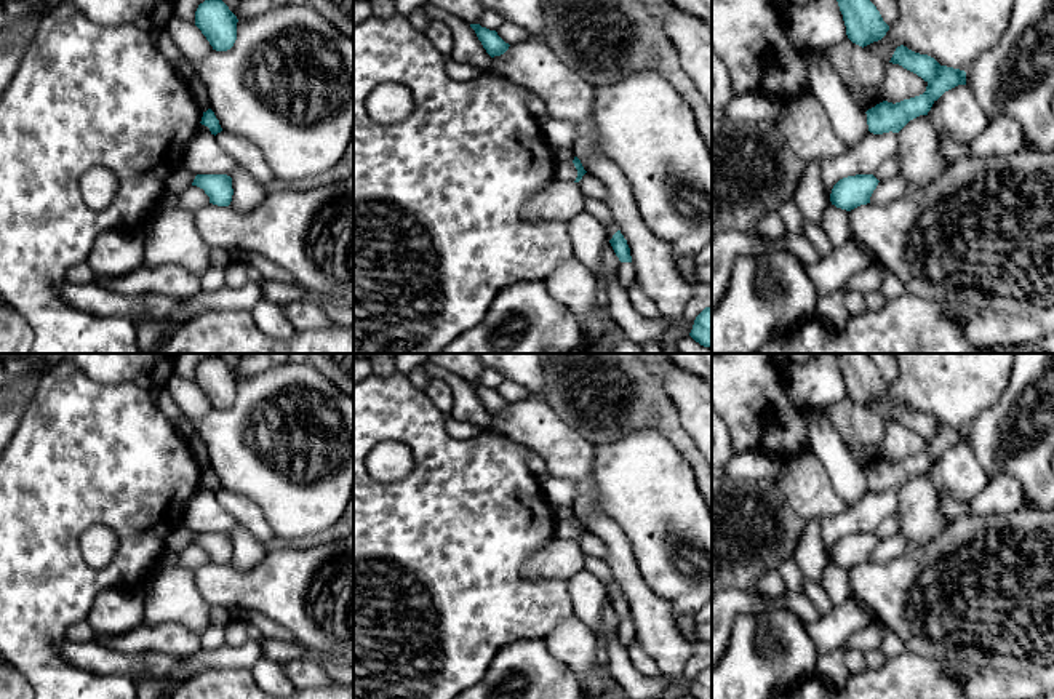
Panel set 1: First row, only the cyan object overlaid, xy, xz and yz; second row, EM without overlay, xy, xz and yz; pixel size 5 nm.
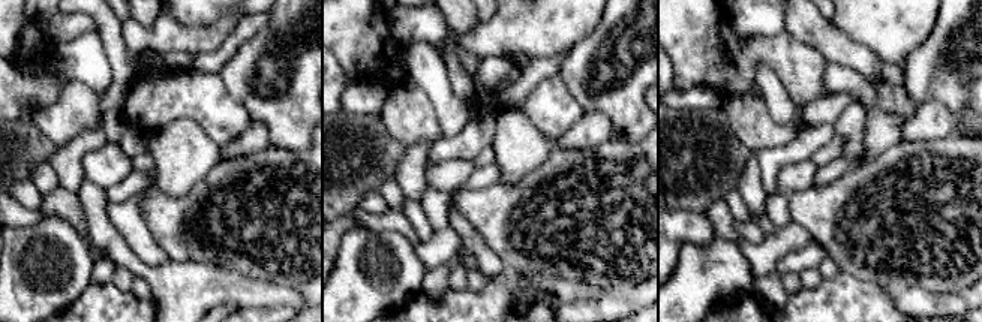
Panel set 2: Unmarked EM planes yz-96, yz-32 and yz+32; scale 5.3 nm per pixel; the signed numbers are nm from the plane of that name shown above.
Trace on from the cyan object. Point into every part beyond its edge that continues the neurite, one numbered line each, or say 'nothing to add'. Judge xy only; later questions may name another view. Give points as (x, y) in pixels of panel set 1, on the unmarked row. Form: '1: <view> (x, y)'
nothing to add

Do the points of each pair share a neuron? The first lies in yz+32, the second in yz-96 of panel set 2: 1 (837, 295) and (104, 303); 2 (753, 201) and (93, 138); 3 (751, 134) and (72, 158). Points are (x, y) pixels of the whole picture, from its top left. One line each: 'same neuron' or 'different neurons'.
1: same neuron
2: same neuron
3: different neurons

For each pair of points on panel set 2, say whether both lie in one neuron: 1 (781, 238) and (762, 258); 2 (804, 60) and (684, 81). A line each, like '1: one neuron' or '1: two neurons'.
1: one neuron
2: one neuron

